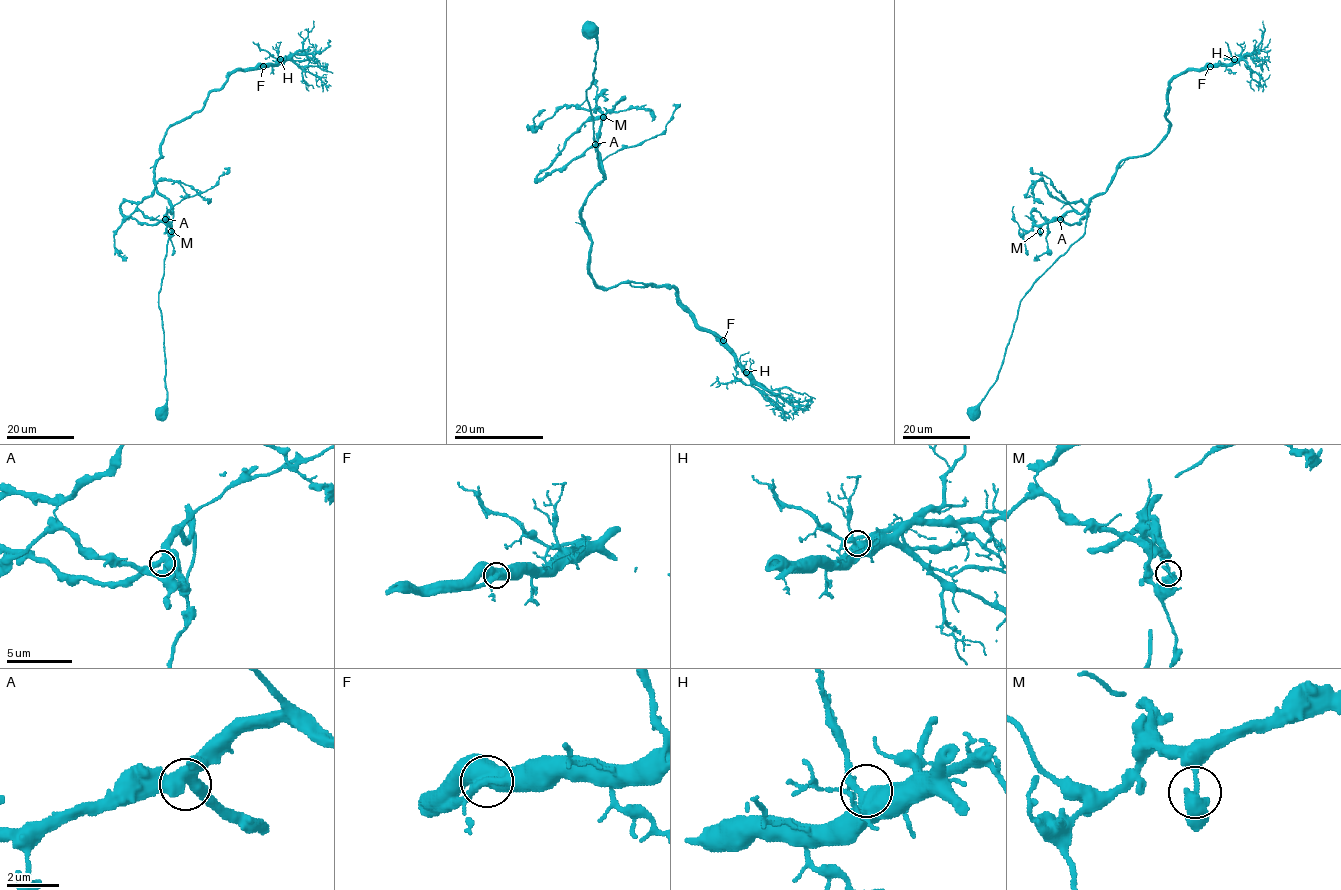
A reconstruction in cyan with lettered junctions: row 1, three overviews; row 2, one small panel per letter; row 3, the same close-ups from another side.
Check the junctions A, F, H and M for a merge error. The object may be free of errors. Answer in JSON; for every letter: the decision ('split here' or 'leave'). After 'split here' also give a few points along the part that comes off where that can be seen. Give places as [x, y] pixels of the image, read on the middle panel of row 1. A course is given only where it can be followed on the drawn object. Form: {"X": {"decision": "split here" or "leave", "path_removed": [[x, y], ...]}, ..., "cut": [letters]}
{"A": {"decision": "leave"}, "F": {"decision": "leave"}, "H": {"decision": "leave"}, "M": {"decision": "leave"}, "cut": []}

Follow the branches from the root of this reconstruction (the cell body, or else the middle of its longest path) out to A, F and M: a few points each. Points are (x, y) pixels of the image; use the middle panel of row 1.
A: (588, 28), (596, 37), (597, 51), (587, 100), (598, 168), (606, 178), (595, 144)
F: (588, 28), (587, 100), (606, 178), (581, 210), (590, 275), (605, 287), (672, 287), (724, 341)
M: (588, 28), (596, 37), (597, 51), (587, 100), (598, 168), (606, 178), (597, 147), (603, 117)

